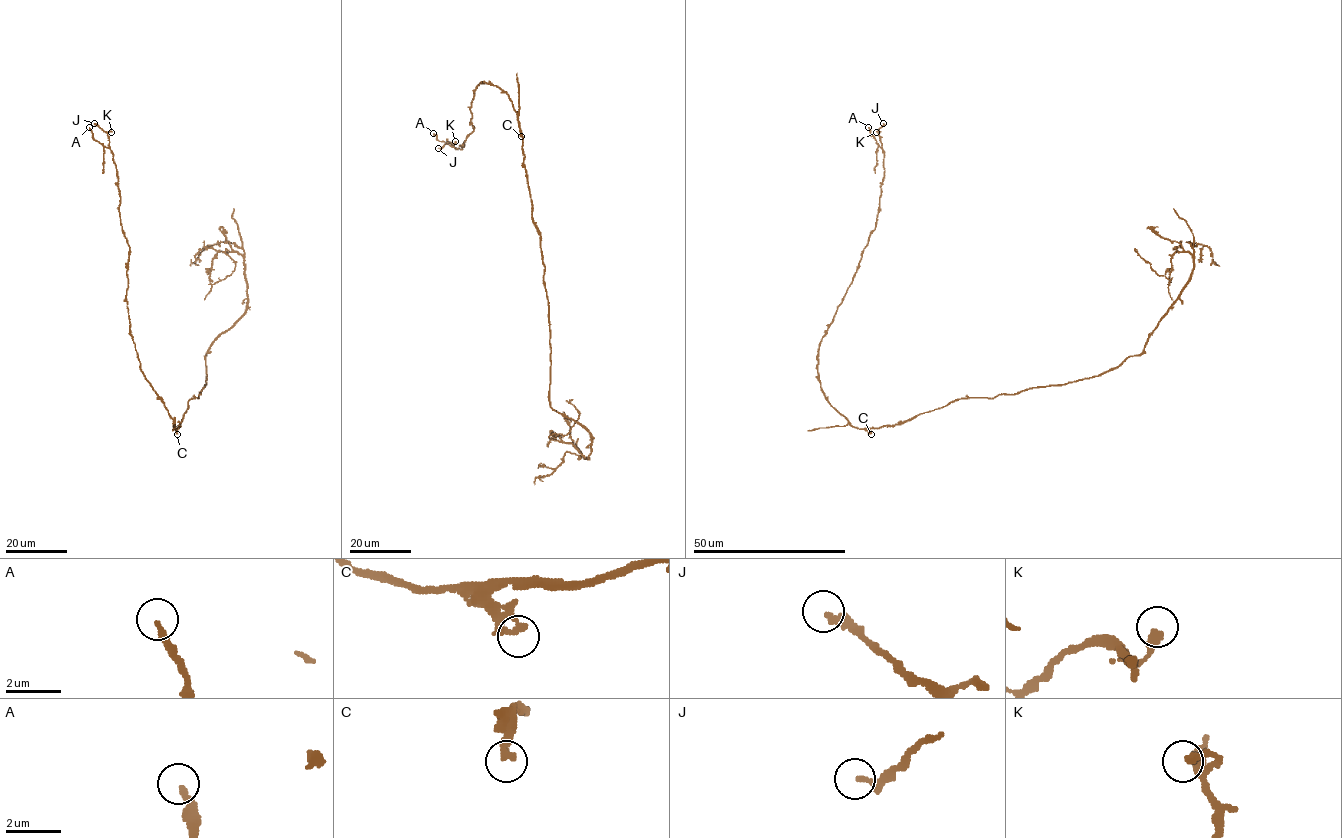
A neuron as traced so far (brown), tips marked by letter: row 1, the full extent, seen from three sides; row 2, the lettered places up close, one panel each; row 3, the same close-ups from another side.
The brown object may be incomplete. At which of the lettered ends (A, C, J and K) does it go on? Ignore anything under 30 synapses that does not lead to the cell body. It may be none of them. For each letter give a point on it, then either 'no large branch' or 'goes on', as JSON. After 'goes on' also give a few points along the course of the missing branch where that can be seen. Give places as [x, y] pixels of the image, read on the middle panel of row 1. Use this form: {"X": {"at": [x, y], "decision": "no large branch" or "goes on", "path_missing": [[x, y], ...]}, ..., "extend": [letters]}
{"A": {"at": [433, 133], "decision": "no large branch"}, "C": {"at": [521, 136], "decision": "no large branch"}, "J": {"at": [438, 148], "decision": "no large branch"}, "K": {"at": [455, 141], "decision": "no large branch"}, "extend": []}

